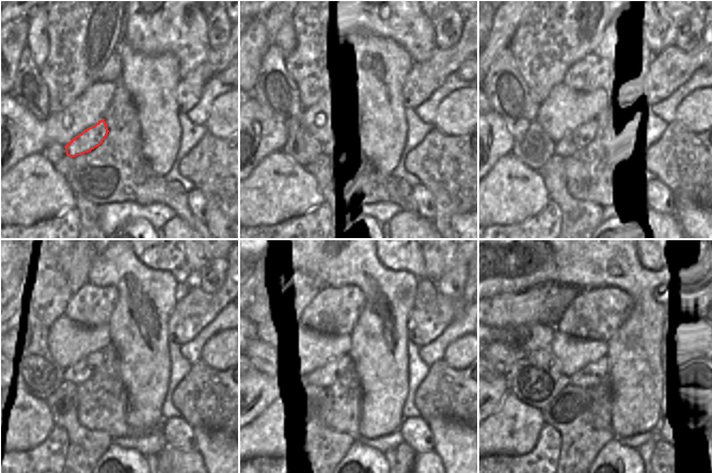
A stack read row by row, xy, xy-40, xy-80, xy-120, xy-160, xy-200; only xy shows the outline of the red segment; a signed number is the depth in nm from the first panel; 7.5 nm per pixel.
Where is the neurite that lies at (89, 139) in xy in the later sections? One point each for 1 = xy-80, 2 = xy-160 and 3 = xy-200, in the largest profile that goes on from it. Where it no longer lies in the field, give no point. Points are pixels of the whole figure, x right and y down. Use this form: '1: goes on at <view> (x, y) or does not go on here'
1: goes on at xy-80 (584, 133)
2: goes on at xy-160 (336, 378)
3: goes on at xy-200 (595, 372)

